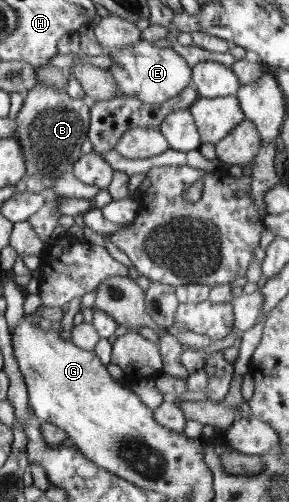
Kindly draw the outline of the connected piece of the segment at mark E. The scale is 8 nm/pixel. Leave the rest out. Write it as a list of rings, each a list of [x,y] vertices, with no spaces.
[[[145,39],[136,44],[124,46],[110,52],[111,65],[120,95],[137,98],[142,102],[155,105],[162,104],[170,98],[176,98],[190,86],[193,86],[192,68],[174,49],[173,45],[158,48]]]

